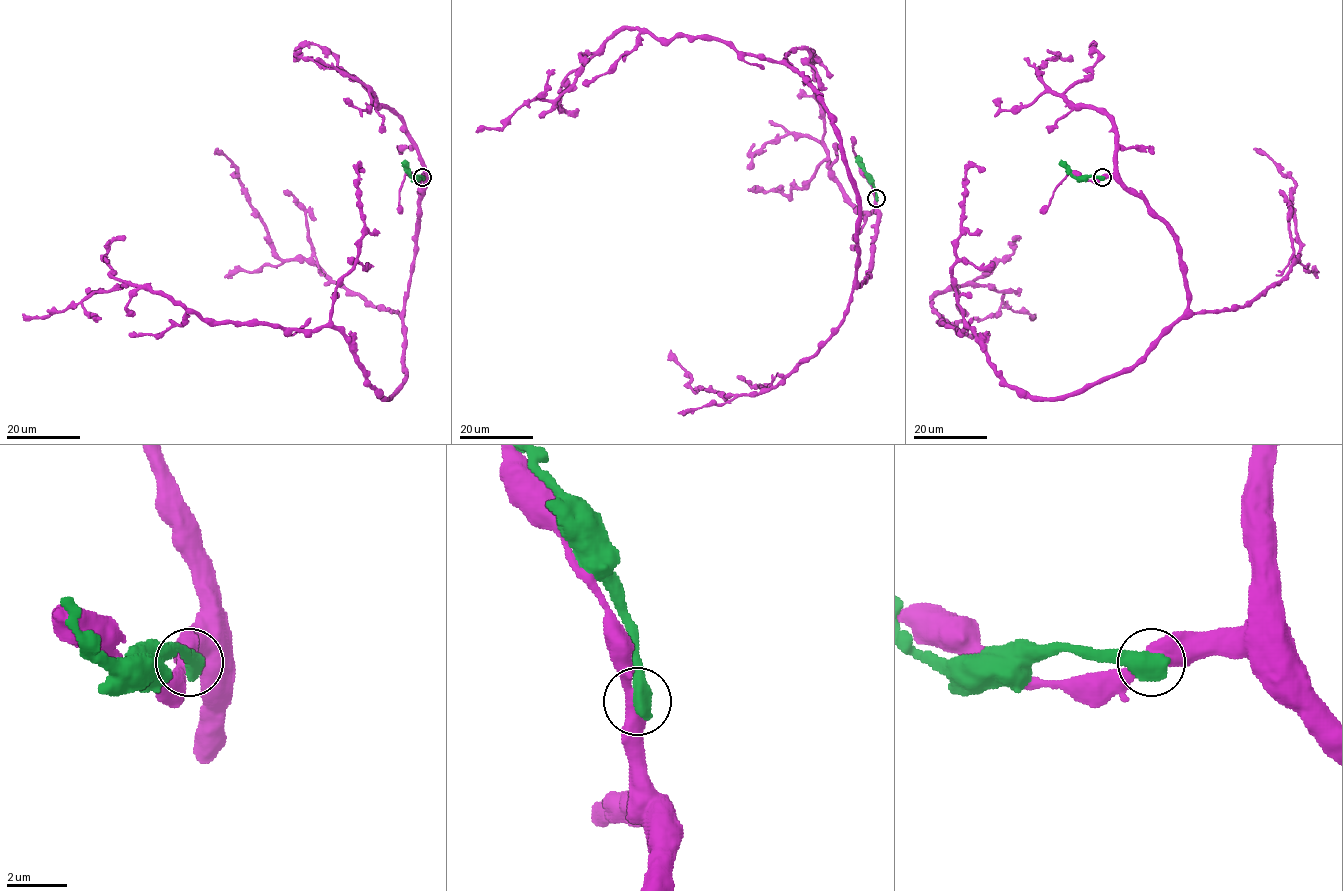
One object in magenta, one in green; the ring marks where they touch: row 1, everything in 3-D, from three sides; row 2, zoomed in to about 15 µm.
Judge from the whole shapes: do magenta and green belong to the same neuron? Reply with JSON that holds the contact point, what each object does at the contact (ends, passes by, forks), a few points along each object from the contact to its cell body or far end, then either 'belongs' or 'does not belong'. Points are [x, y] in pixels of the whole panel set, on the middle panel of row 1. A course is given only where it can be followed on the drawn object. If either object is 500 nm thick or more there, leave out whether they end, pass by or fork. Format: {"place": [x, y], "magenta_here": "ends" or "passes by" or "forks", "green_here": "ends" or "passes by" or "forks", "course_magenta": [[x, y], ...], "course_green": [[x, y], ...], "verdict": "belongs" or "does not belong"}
{"place": [876, 198], "course_magenta": [[876, 198], [860, 284], [858, 194], [827, 108], [791, 66], [714, 39], [622, 28], [553, 100], [476, 132]], "course_green": [[876, 198], [874, 184], [858, 157]], "verdict": "does not belong"}

